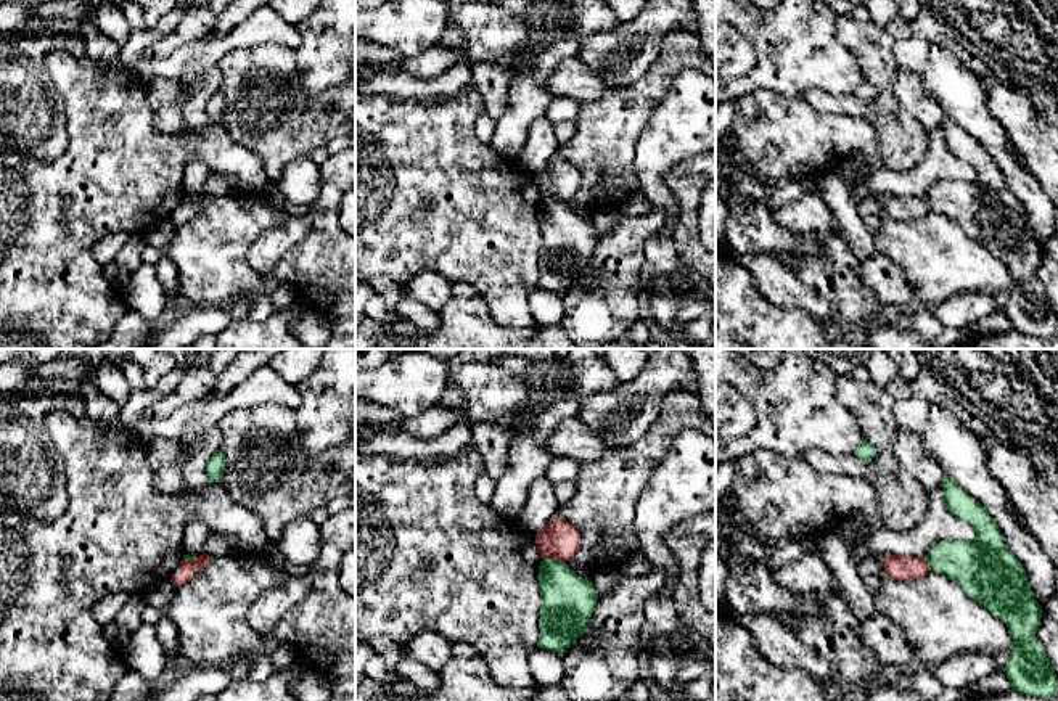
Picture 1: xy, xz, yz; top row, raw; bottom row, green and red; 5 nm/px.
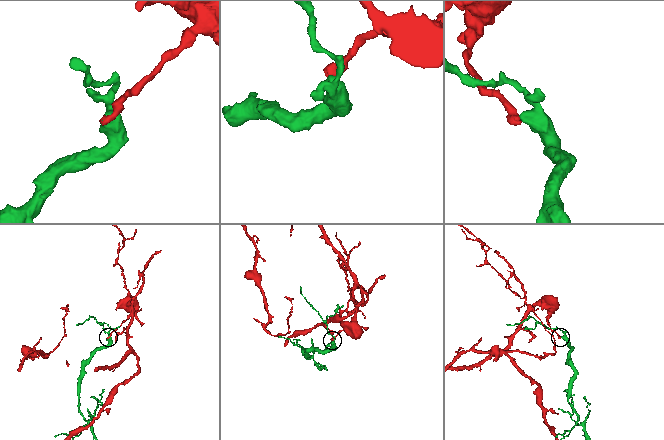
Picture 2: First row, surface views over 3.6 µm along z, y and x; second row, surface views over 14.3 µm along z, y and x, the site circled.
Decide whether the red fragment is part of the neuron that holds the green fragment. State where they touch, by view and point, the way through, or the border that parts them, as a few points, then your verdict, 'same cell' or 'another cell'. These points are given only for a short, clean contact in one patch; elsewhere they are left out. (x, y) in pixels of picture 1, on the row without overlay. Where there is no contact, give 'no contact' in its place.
meets green in xz at (552, 198); border along xz (542, 198), (555, 198), (565, 203); another cell

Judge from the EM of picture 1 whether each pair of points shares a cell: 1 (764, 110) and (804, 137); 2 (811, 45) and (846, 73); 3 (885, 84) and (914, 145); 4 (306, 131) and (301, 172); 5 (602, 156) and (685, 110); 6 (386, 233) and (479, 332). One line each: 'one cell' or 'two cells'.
1: one cell
2: one cell
3: one cell
4: two cells
5: two cells
6: two cells

